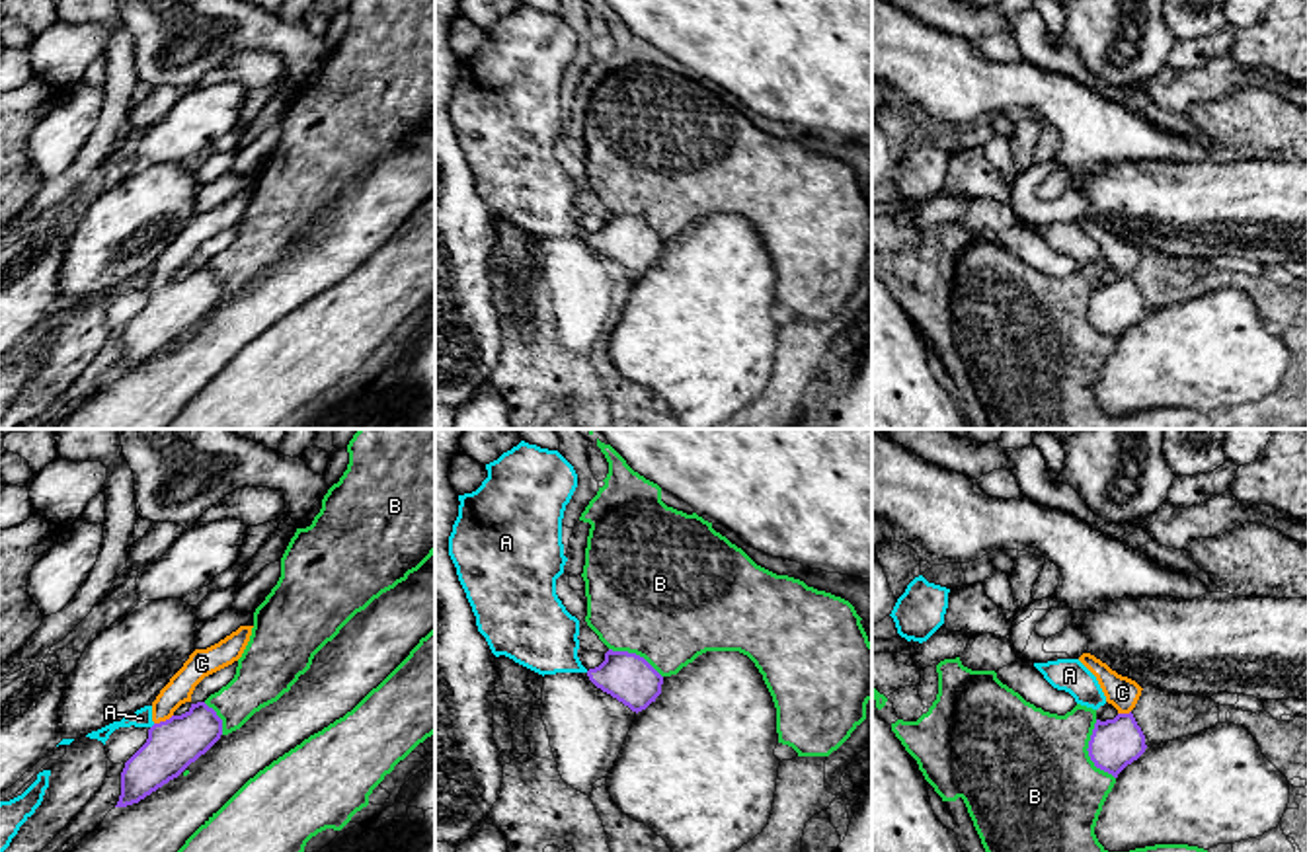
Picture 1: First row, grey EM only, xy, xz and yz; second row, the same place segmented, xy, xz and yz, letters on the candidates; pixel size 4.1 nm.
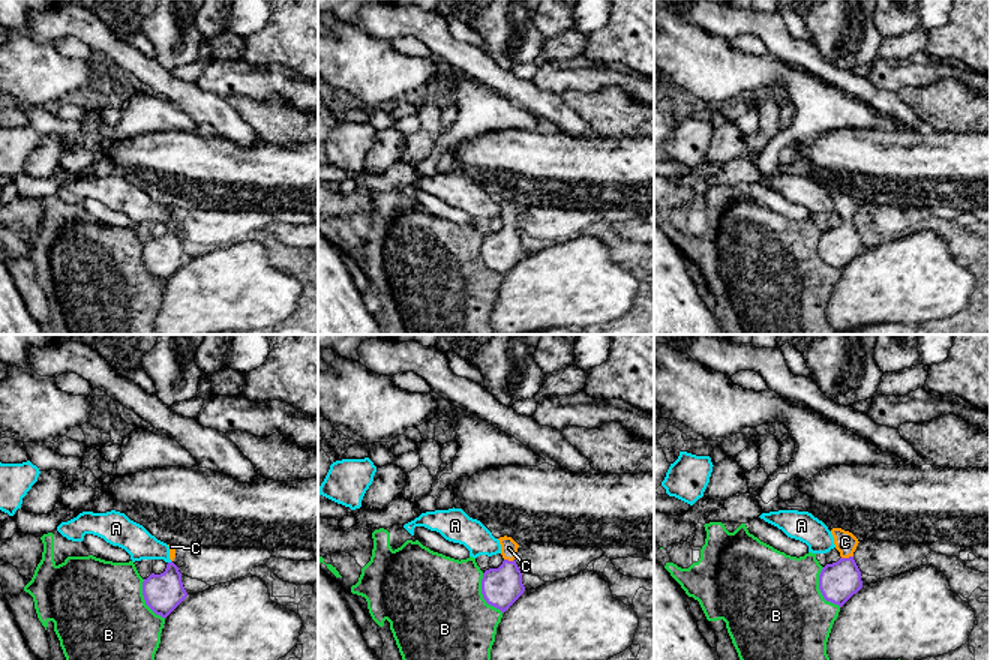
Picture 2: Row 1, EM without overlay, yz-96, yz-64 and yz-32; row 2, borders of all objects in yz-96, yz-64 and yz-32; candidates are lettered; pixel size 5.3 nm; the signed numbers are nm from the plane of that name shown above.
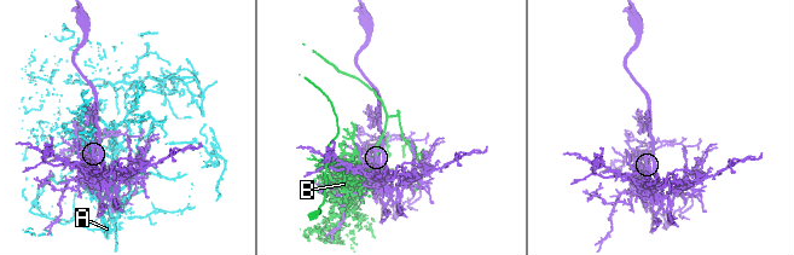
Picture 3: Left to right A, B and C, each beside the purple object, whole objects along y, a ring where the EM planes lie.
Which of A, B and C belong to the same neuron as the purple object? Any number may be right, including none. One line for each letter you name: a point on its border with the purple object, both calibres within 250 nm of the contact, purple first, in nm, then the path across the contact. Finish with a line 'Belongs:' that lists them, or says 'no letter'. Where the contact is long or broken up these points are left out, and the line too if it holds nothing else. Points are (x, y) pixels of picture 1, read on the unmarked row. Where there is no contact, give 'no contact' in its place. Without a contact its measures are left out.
C: xy (162, 285) | 220/110 nm | across xy (172, 309), (170, 295), (162, 285), (162, 271), (178, 254)
Belongs: C

